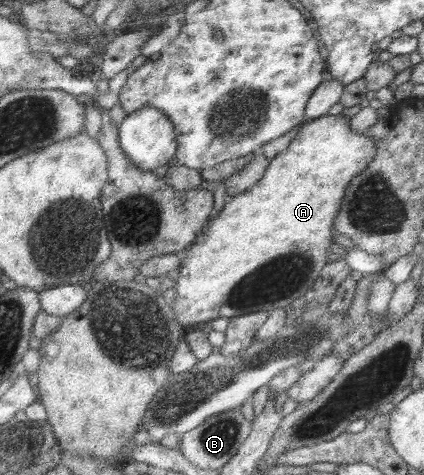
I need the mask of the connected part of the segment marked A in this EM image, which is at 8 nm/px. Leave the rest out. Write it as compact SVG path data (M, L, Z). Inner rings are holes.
M342 114L326 115L322 118L306 122L290 142L289 146L271 159L270 166L267 168L262 179L256 185L250 187L250 189L227 200L216 217L208 221L206 228L200 233L195 244L184 250L186 257L182 259L181 266L179 267L179 277L175 281L174 288L176 299L172 305L179 324L185 329L190 330L195 325L202 325L217 318L232 320L236 316L243 316L247 313L272 312L280 308L286 309L287 307L291 307L298 298L305 296L322 275L324 267L329 264L328 251L330 251L330 244L336 244L336 236L338 236L336 217L340 216L344 197L347 196L348 185L352 184L352 181L355 180L356 173L364 172L364 169L368 168L372 160L375 160L376 152L375 140L368 136L368 134L358 134L352 130L350 128L349 116Z

